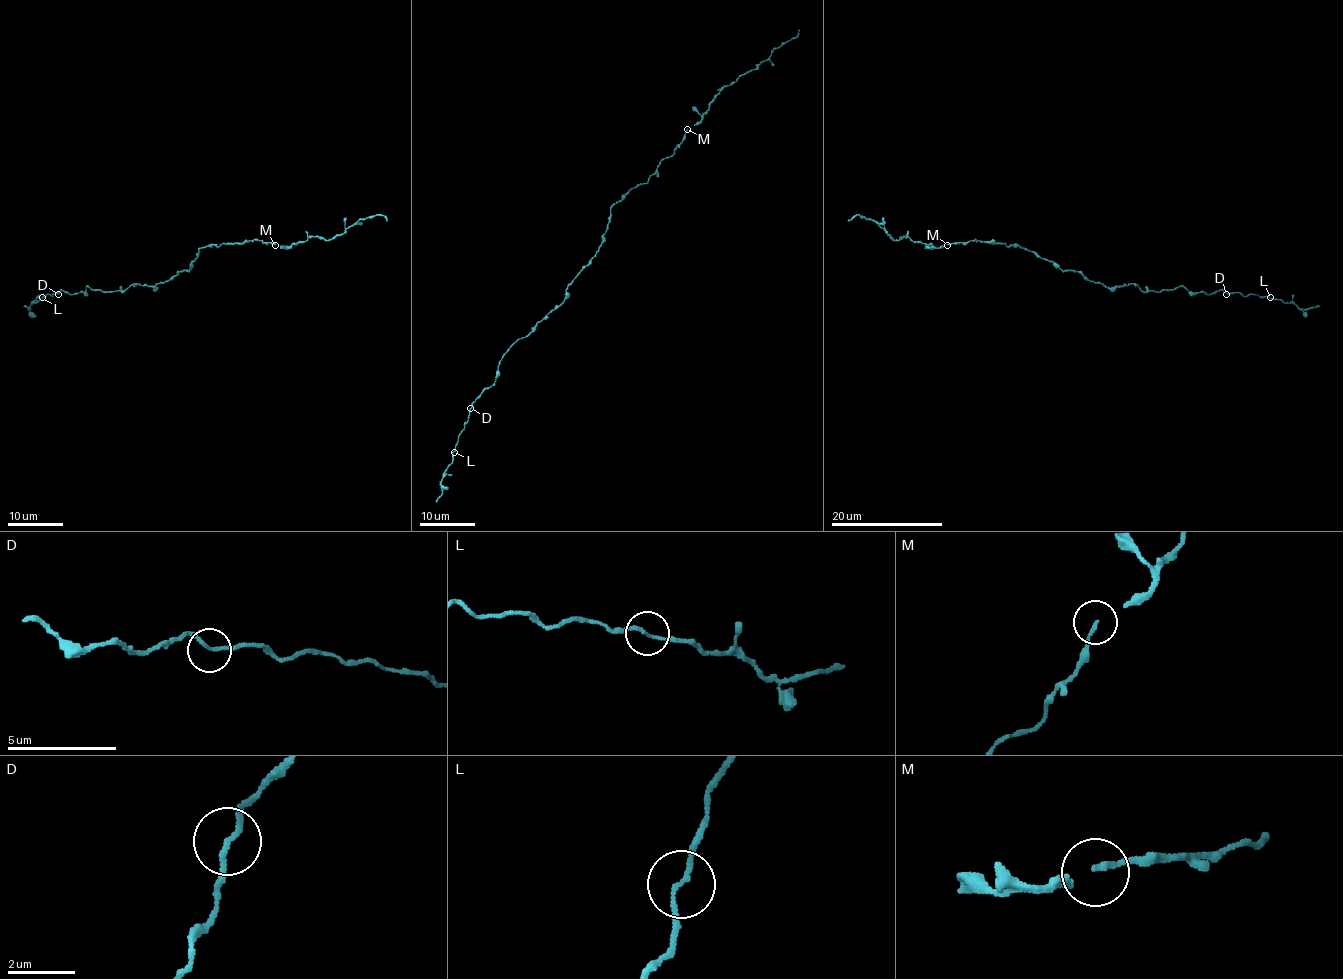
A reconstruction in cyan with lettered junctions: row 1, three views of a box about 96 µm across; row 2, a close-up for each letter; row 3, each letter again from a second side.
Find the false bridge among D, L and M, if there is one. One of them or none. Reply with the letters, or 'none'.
none

